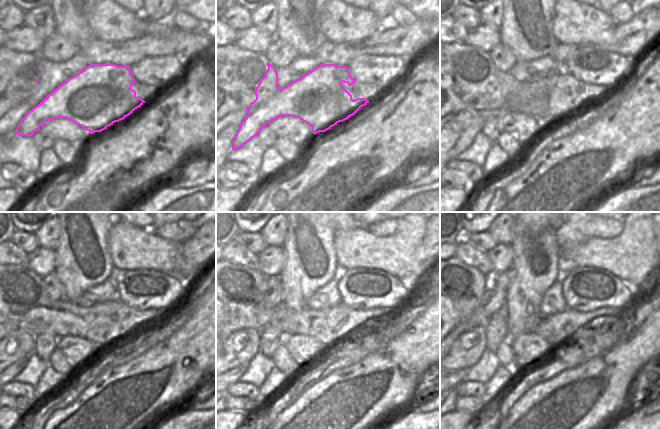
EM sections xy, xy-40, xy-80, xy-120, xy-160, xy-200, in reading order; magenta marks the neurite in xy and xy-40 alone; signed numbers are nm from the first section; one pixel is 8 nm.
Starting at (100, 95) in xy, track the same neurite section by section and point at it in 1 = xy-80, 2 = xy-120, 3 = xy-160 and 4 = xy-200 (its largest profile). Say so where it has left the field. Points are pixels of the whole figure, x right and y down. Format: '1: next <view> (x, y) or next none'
1: next xy-80 (500, 92)
2: next xy-120 (52, 316)
3: next xy-160 (282, 315)
4: next xy-200 (460, 374)

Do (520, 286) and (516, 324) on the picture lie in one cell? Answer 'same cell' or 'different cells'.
same cell

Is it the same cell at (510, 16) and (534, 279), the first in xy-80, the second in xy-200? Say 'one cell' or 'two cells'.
one cell

